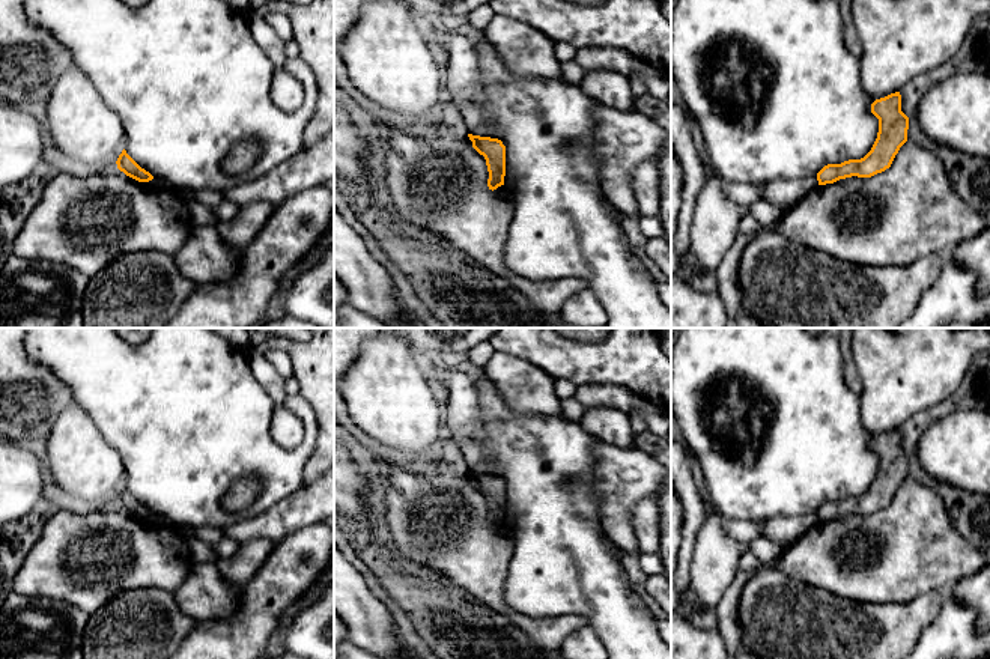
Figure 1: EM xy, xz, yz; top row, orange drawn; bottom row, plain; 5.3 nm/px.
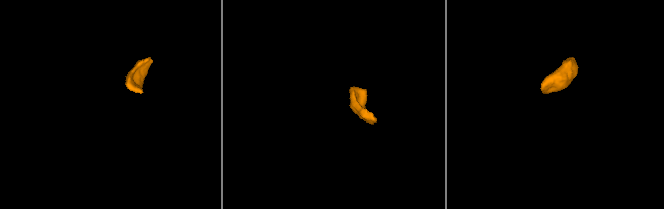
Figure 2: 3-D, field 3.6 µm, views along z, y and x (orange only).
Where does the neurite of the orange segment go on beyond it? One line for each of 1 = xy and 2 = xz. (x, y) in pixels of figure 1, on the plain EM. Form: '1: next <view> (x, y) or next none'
1: next none
2: next none

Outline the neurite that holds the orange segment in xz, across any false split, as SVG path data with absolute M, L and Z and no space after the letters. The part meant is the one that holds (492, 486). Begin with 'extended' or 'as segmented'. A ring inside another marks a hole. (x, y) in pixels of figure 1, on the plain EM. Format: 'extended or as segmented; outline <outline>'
as segmented; outline M468 471L469 477L472 478L472 484L484 493L489 516L487 524L489 527L497 527L498 524L504 522L506 513L506 483L498 475L490 474L480 474Z

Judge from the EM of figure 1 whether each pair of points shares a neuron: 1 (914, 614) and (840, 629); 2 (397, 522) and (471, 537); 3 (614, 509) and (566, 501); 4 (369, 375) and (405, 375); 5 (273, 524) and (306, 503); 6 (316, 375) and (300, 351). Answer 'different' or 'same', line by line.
1: same
2: same
3: different
4: same
5: same
6: same

